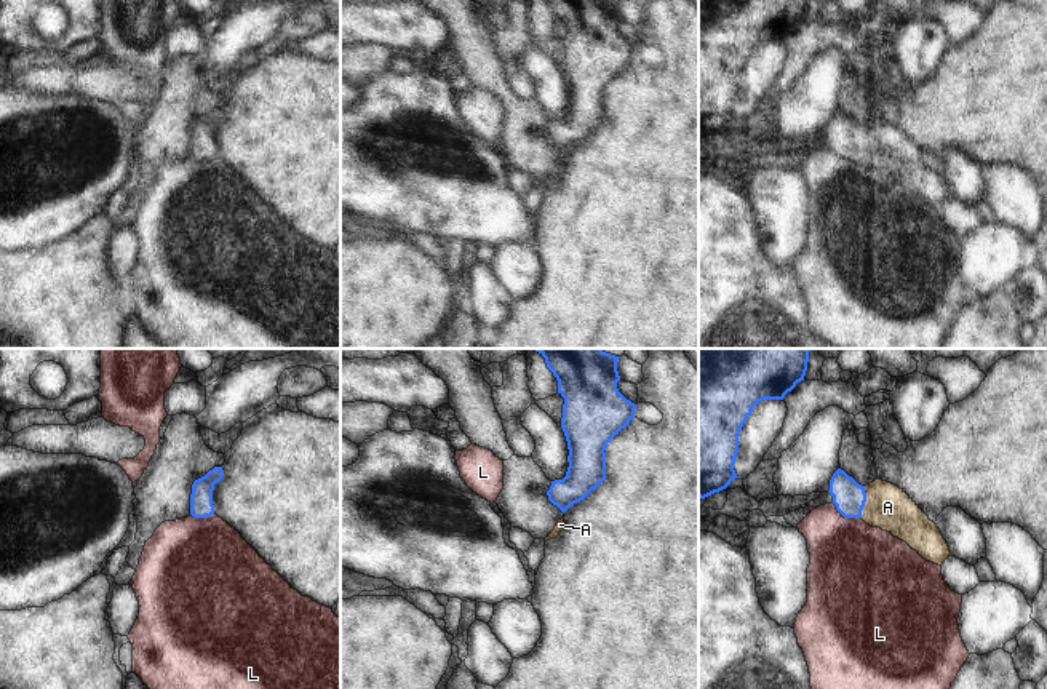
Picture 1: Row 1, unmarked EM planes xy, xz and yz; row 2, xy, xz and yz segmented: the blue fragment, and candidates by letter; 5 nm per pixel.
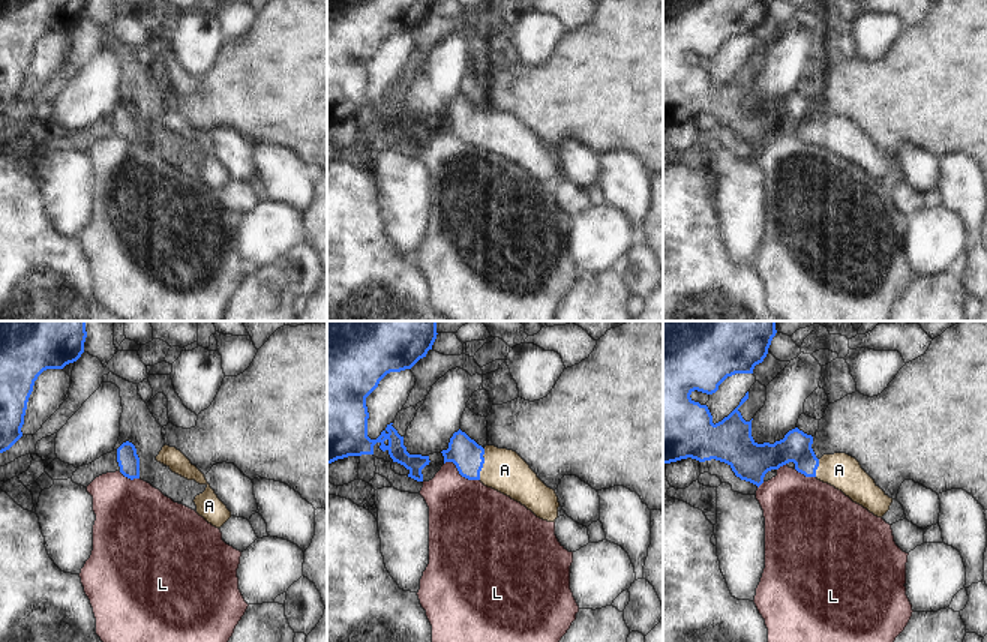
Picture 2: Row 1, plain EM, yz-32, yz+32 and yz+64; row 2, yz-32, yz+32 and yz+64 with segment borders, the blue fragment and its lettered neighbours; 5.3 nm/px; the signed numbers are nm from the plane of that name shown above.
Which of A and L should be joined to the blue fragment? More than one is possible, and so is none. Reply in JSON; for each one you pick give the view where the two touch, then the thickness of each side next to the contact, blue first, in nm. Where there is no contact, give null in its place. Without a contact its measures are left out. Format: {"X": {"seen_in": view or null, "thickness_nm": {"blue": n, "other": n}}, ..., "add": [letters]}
{"A": {"seen_in": "yz", "thickness_nm": {"blue": 160, "other": 220}}, "add": ["A"]}

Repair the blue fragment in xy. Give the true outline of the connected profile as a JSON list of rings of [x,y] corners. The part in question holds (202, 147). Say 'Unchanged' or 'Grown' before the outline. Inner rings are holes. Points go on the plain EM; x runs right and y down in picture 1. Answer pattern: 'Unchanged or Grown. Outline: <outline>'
Unchanged. Outline: [[[214,109],[205,118],[193,123],[190,136],[190,157],[193,160],[208,160],[214,155],[213,133],[222,118],[222,109]]]

